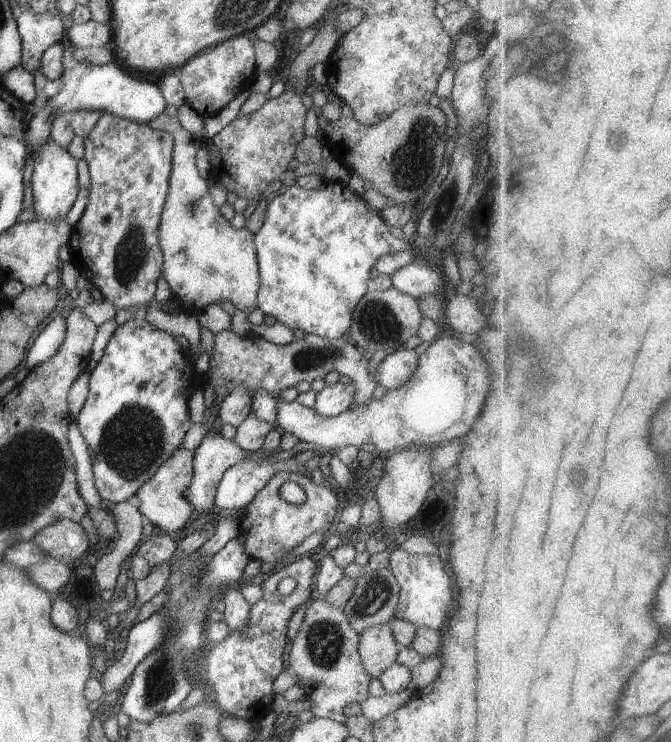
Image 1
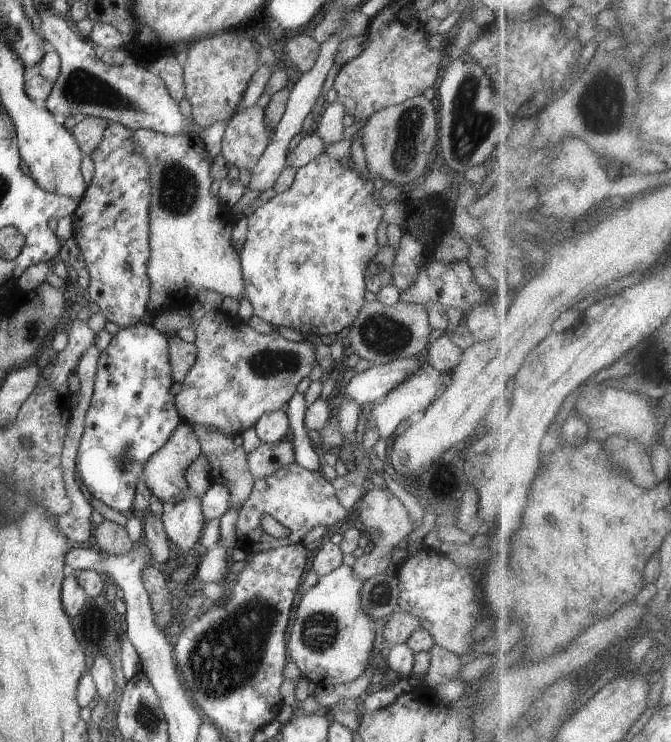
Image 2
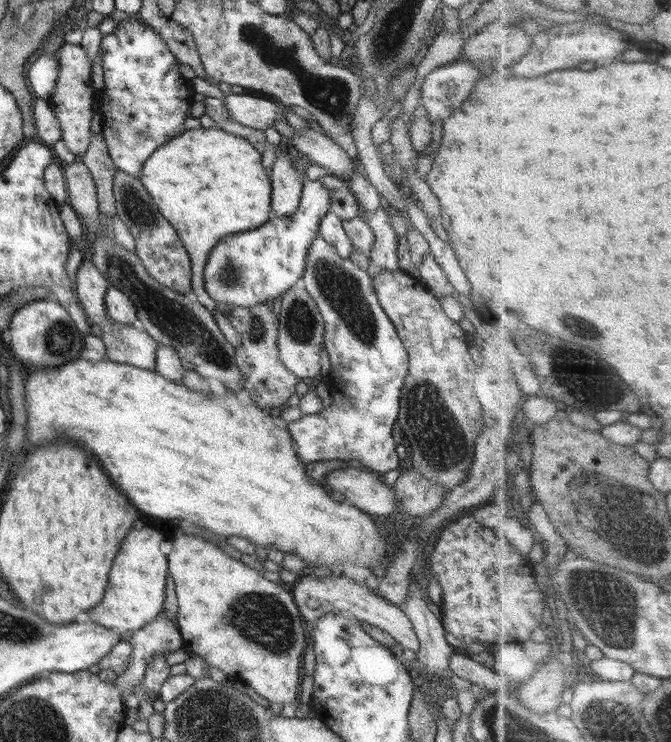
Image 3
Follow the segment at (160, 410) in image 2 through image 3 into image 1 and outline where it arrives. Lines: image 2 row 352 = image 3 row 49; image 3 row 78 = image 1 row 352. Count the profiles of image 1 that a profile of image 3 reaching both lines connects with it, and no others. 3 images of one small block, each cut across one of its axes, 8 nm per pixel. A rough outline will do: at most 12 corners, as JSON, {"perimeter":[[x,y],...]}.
{"perimeter":[[117,328],[74,421],[106,506],[182,448],[195,363]]}

